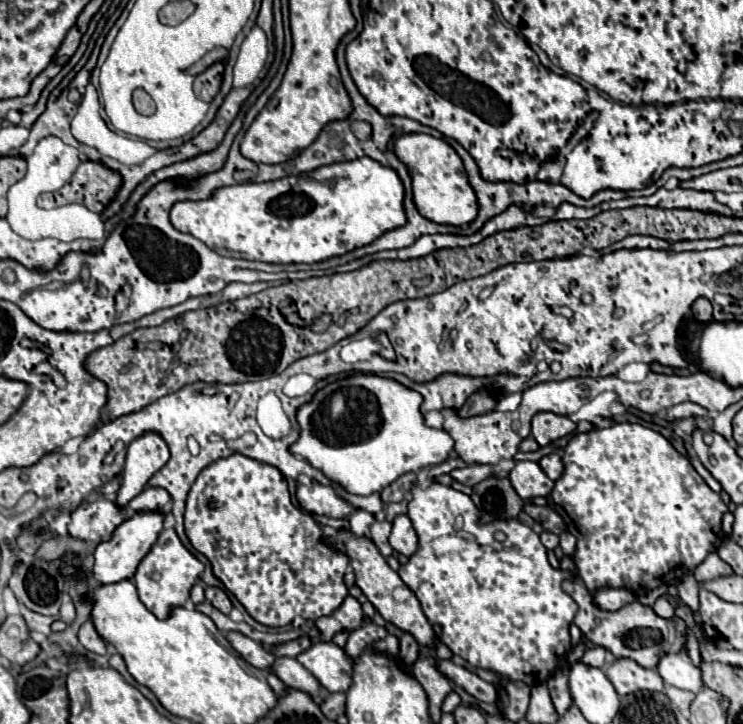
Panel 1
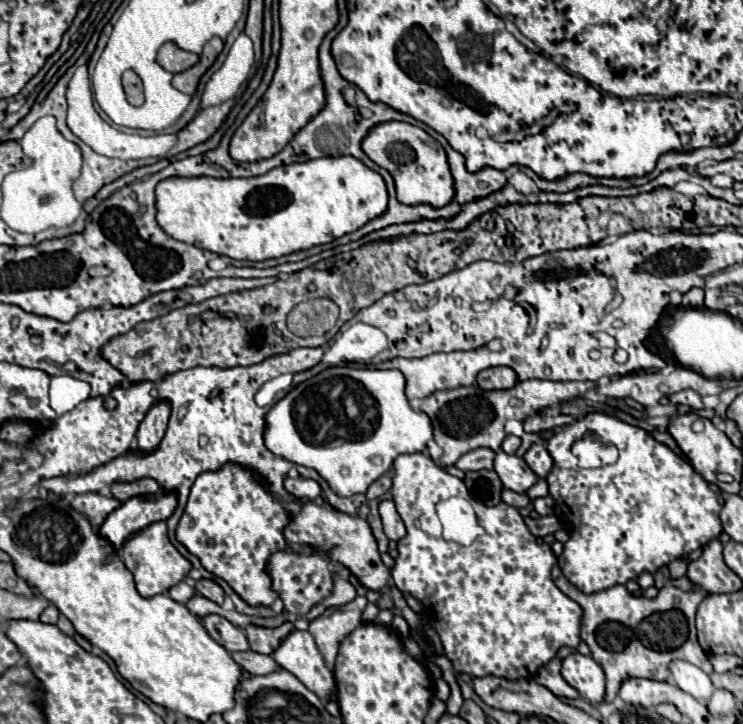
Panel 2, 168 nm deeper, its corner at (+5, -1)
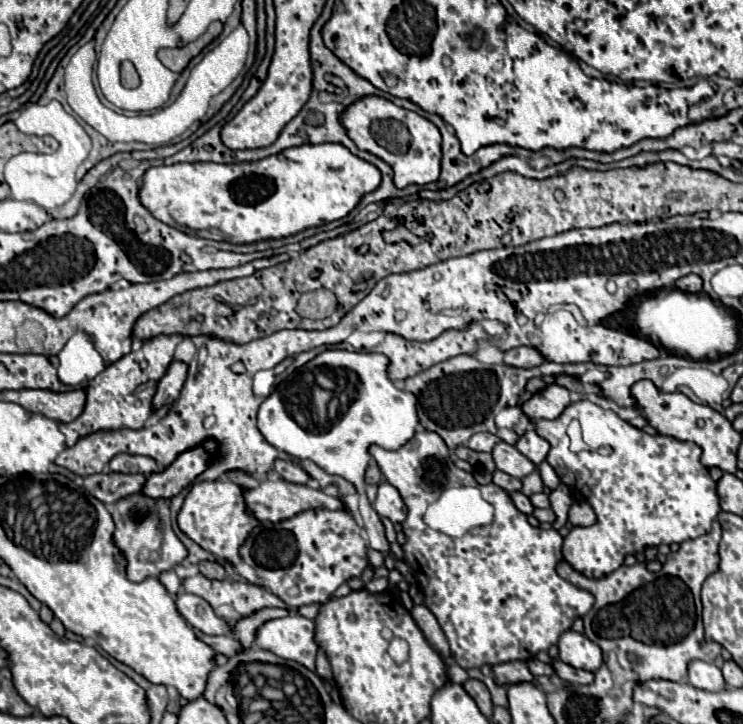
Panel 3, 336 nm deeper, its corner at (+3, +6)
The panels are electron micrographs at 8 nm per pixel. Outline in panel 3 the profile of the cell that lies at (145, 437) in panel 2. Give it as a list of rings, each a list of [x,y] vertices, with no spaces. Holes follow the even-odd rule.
[[[174,359],[166,375],[158,381],[158,391],[154,395],[154,409],[160,409],[162,405],[172,405],[176,401],[186,381],[186,375],[188,375],[188,365],[184,361]]]

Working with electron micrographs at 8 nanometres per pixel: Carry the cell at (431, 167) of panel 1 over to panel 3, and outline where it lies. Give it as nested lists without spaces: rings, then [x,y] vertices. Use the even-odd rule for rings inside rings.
[[[364,95],[362,99],[350,103],[346,111],[342,111],[340,123],[346,129],[348,137],[358,145],[358,149],[380,157],[392,167],[396,187],[402,189],[410,183],[426,185],[438,179],[440,159],[442,159],[442,151],[440,151],[442,139],[438,127],[426,117],[408,111],[404,107],[398,107],[384,97]]]

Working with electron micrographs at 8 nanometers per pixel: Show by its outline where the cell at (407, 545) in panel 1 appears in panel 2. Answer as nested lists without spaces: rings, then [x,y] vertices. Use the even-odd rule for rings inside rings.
[[[382,500],[380,502],[380,516],[382,516],[382,524],[384,524],[384,534],[388,536],[388,540],[402,540],[406,530],[404,530],[404,522],[396,512],[396,506],[392,500]]]

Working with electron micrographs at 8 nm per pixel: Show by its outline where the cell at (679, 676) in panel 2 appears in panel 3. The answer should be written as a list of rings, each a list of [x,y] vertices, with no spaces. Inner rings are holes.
[[[692,661],[688,665],[688,681],[690,685],[704,689],[704,691],[724,691],[726,689],[722,671],[714,663],[706,663],[706,661]]]

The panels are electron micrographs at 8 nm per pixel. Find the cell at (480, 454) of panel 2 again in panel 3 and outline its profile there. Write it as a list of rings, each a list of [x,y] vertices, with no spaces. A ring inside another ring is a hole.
[[[474,433],[468,441],[468,447],[474,451],[492,451],[492,447],[498,443],[500,439],[492,433]]]

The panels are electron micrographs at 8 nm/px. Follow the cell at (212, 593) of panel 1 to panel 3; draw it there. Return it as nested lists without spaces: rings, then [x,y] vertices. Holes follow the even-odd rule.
[[[202,561],[202,563],[198,565],[198,569],[200,569],[202,575],[206,575],[206,577],[210,577],[210,579],[224,579],[224,577],[226,577],[224,567],[222,567],[220,563],[216,563],[216,561]]]

